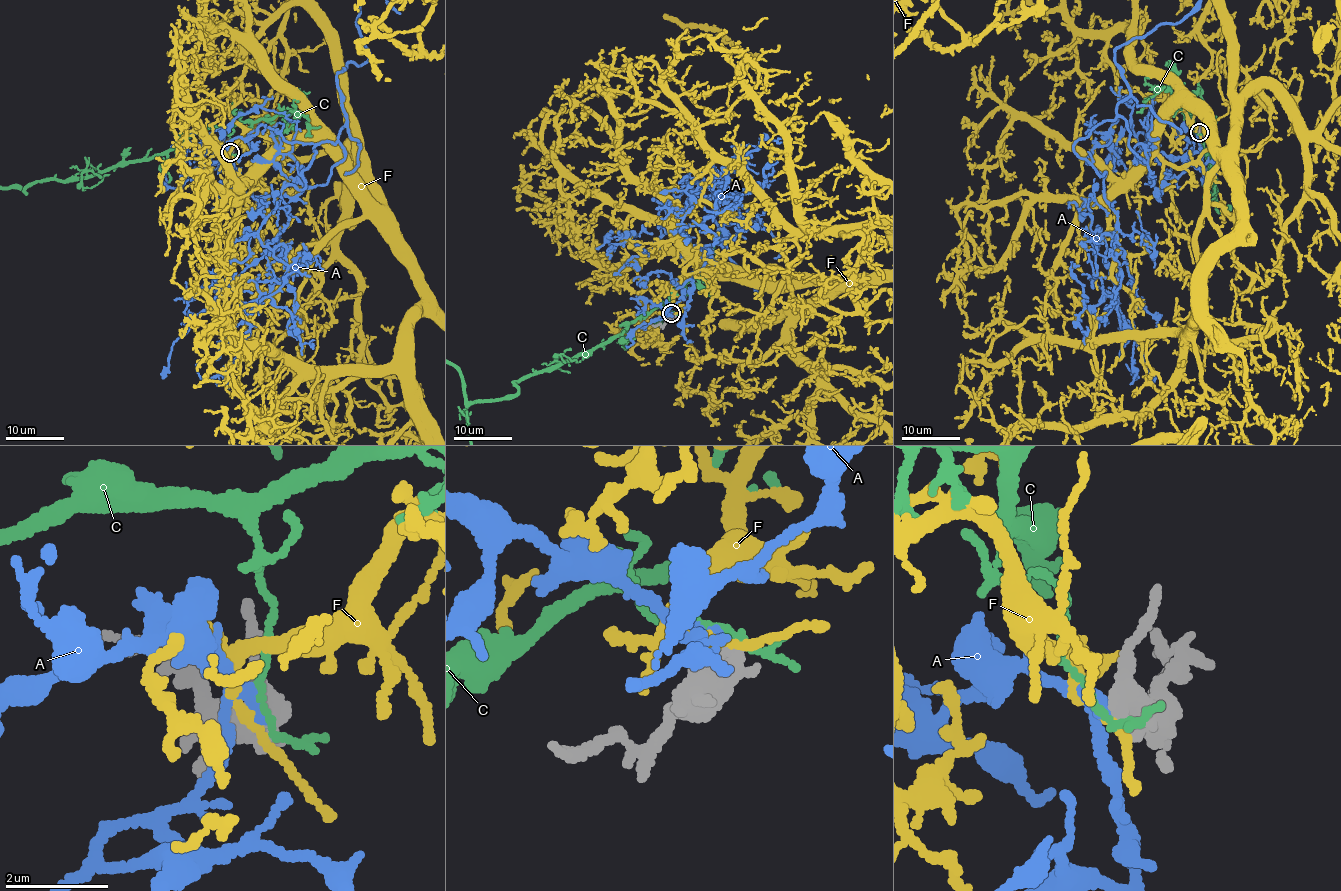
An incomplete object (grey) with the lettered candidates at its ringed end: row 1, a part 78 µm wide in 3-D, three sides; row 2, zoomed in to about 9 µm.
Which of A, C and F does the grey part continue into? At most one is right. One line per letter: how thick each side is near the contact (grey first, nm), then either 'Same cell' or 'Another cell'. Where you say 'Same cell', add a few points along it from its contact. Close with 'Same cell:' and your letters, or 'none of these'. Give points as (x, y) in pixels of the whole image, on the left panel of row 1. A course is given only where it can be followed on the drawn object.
A: Thickness 500 nm (grey) against 180 nm. Same cell
C: Thickness 440 nm (grey) against 130 nm. Another cell
F: Thickness 500 nm (grey) against 200 nm. Another cell
Same cell: A

